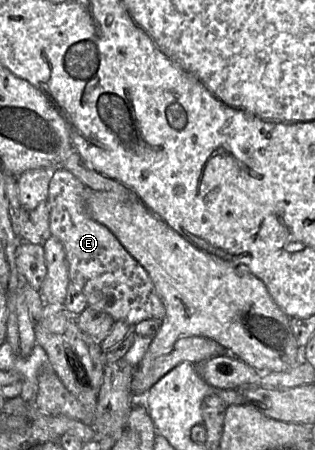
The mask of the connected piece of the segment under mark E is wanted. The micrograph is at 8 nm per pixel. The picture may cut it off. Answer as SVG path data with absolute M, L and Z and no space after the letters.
M64 168L52 170L47 198L49 226L51 236L59 239L64 246L70 282L86 296L89 308L108 313L115 322L122 321L133 328L136 324L147 319L162 321L166 309L149 274L106 226L89 216L85 206L85 197L86 186L71 172Z

